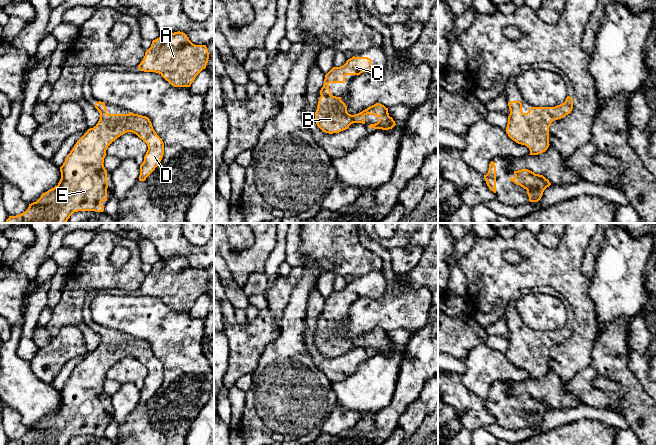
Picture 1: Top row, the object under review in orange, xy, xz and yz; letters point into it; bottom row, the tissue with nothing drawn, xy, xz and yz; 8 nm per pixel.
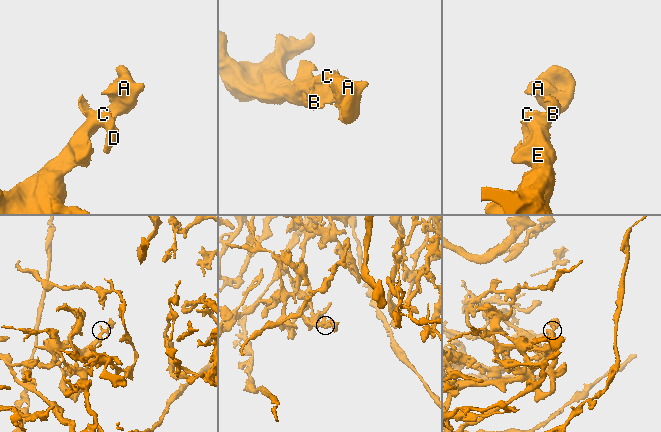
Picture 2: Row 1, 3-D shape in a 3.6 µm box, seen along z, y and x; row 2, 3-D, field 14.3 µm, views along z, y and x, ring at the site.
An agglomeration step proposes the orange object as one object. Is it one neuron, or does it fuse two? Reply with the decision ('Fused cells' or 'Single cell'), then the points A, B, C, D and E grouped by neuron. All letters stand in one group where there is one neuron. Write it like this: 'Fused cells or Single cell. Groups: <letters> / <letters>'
Single cell. Groups: A B C D E

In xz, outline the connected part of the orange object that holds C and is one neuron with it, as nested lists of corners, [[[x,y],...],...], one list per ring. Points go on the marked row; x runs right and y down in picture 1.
[[[355,57],[348,59],[343,66],[333,67],[324,79],[323,87],[320,90],[317,110],[315,112],[315,122],[317,126],[325,133],[339,133],[349,128],[353,123],[365,124],[365,116],[375,115],[379,121],[370,124],[372,129],[389,130],[396,123],[389,116],[388,108],[380,103],[376,103],[358,114],[351,115],[347,112],[347,106],[341,100],[331,94],[329,89],[330,83],[344,83],[346,75],[360,75],[365,71],[372,71],[372,60],[368,57]]]

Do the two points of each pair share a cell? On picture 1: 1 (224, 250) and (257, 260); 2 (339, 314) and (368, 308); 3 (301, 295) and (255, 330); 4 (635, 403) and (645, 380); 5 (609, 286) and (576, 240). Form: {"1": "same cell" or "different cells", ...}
{"1": "same cell", "2": "different cells", "3": "different cells", "4": "different cells", "5": "different cells"}

